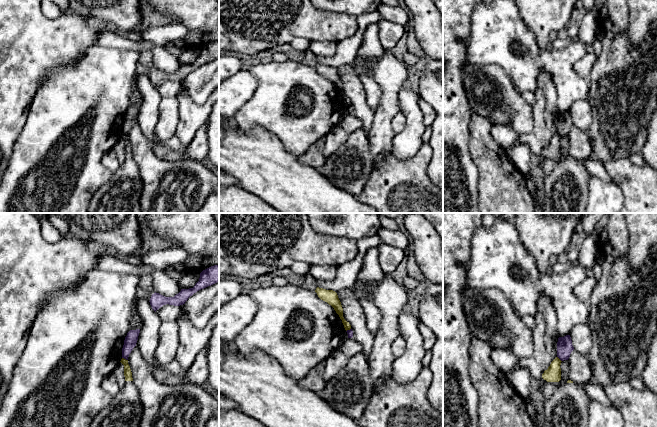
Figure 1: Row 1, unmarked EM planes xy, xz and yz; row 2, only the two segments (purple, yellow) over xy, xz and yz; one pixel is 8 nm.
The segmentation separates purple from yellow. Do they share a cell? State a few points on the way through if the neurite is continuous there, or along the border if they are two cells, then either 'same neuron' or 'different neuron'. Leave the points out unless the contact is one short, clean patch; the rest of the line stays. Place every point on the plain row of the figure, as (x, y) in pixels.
border along xy (122, 133), (127, 136); different neuron

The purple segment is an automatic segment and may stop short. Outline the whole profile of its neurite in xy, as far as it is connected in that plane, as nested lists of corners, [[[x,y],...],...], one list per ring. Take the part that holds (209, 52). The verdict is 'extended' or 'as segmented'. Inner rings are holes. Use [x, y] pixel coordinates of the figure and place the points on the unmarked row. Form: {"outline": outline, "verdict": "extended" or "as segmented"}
{"outline": [[[219,41],[211,42],[200,49],[199,57],[193,64],[181,65],[181,67],[174,73],[165,73],[159,69],[152,70],[150,74],[150,81],[156,88],[163,81],[169,80],[174,82],[180,82],[185,80],[190,72],[197,67],[211,62],[219,57]]], "verdict": "as segmented"}

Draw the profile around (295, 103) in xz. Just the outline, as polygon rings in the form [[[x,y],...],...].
[[[288,57],[284,62],[271,61],[247,69],[256,78],[257,88],[249,101],[237,111],[234,121],[245,132],[255,127],[271,132],[291,154],[304,154],[312,144],[337,127],[344,115],[346,106],[339,91],[313,66]]]

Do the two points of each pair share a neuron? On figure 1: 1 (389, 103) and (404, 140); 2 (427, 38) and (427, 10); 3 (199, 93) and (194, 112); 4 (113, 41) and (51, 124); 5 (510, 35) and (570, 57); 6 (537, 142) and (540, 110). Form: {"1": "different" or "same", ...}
{"1": "different", "2": "same", "3": "different", "4": "different", "5": "same", "6": "same"}

